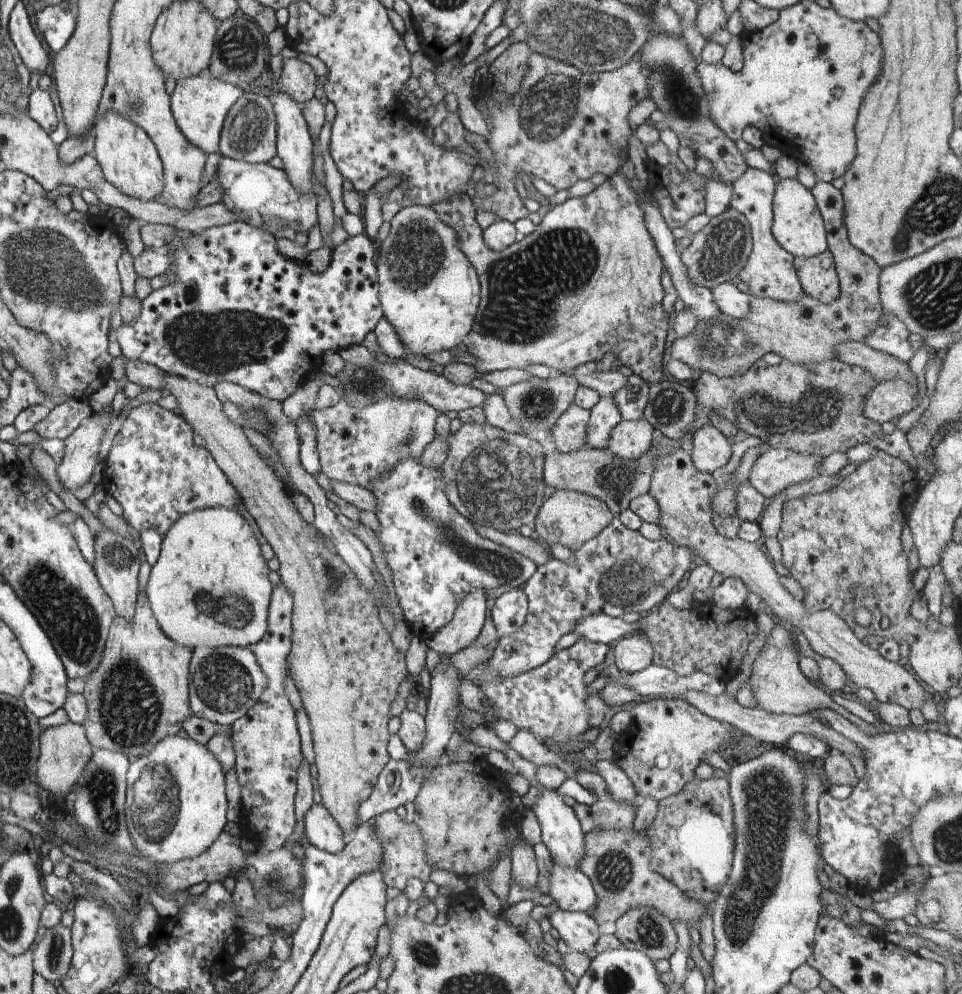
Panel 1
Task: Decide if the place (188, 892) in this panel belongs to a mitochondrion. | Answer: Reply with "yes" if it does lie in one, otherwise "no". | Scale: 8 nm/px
no

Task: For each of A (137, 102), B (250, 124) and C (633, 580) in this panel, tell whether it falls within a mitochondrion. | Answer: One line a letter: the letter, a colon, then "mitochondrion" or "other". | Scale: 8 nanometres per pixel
A: mitochondrion
B: mitochondrion
C: mitochondrion

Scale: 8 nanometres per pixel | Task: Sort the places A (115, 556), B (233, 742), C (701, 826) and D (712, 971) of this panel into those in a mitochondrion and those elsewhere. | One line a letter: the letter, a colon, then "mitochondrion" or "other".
A: mitochondrion
B: other
C: other
D: other

